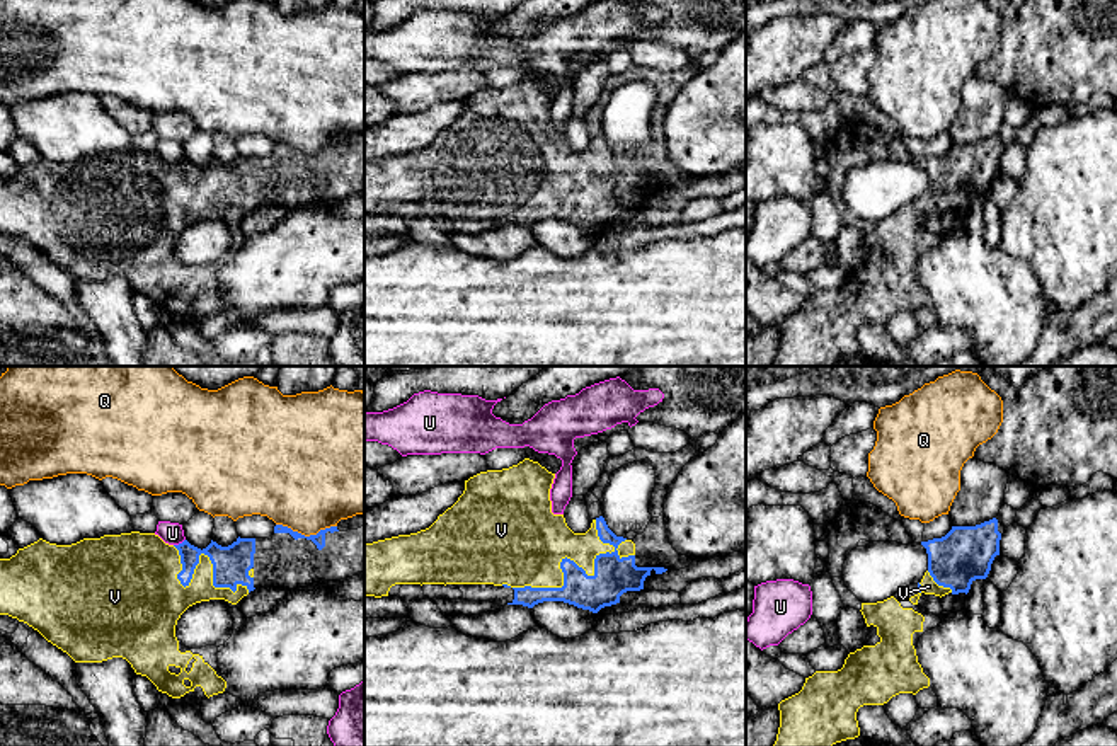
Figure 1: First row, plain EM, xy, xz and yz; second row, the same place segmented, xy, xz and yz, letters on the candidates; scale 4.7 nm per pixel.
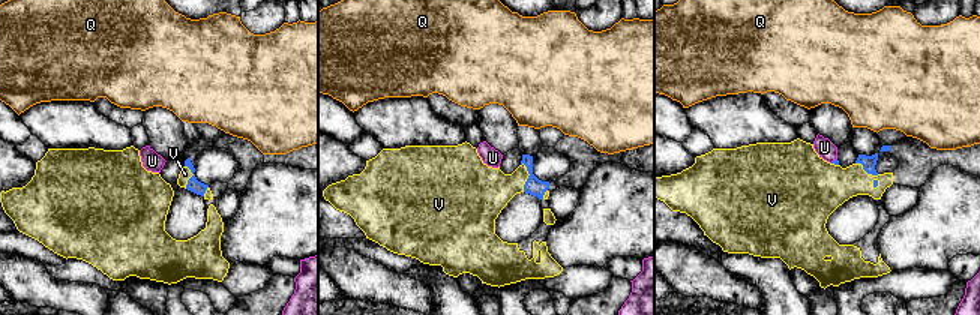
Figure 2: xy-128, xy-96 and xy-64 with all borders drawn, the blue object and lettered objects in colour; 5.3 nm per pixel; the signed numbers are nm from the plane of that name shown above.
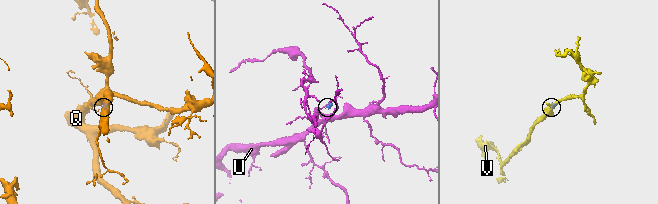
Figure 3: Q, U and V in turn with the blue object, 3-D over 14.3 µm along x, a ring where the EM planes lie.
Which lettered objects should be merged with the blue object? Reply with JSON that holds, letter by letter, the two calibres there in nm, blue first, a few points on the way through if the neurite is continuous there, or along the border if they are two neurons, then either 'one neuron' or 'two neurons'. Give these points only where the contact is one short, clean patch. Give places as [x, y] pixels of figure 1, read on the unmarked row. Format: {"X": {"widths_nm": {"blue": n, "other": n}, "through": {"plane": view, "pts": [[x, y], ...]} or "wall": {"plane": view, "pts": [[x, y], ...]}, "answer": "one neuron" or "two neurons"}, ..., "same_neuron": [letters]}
{"Q": {"widths_nm": {"blue": 60, "other": 440}, "wall": {"plane": "xy", "pts": [[276, 142], [305, 154], [315, 154], [320, 149], [336, 145]]}, "answer": "two neurons"}, "U": {"widths_nm": {"blue": 160, "other": 110}, "answer": "two neurons"}, "V": {"widths_nm": {"blue": 180, "other": 440}, "answer": "one neuron"}, "same_neuron": ["V"]}

